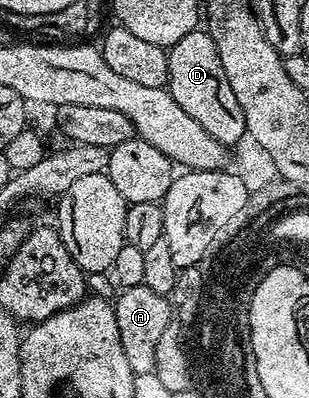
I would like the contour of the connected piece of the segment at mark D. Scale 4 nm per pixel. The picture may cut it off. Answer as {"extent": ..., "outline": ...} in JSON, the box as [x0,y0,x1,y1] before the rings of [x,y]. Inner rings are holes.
{"extent":[167,30,248,146],"outline":[[[197,30],[186,34],[186,38],[178,38],[178,42],[167,49],[168,65],[168,93],[202,126],[204,130],[214,138],[218,138],[220,144],[225,146],[236,146],[245,139],[248,127],[246,118],[242,114],[242,106],[238,106],[238,98],[234,98],[234,90],[230,90],[230,78],[226,78],[226,70],[222,70],[222,58],[218,58],[218,46],[214,46],[214,38],[206,30]]]}

